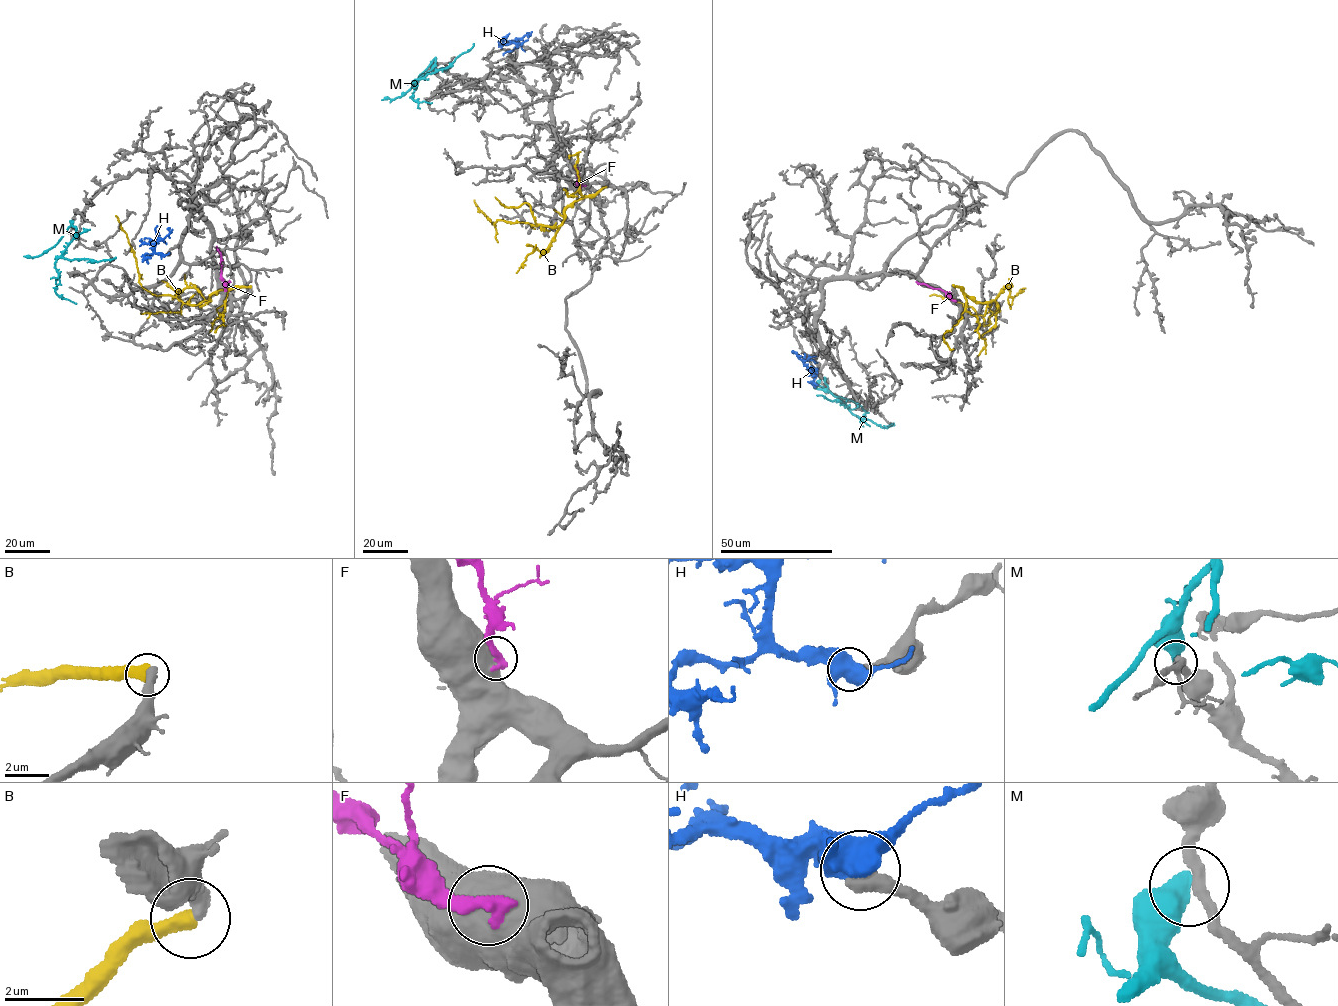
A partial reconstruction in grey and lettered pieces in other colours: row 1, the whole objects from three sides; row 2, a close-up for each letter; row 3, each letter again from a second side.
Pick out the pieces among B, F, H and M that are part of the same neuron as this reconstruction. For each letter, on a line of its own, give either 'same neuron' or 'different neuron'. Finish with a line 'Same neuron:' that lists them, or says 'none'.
B: different neuron
F: different neuron
H: different neuron
M: different neuron
Same neuron: none

